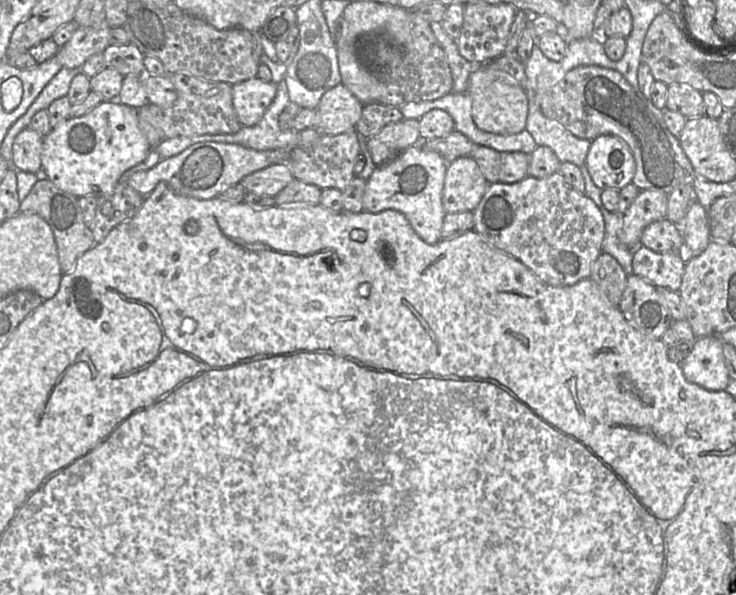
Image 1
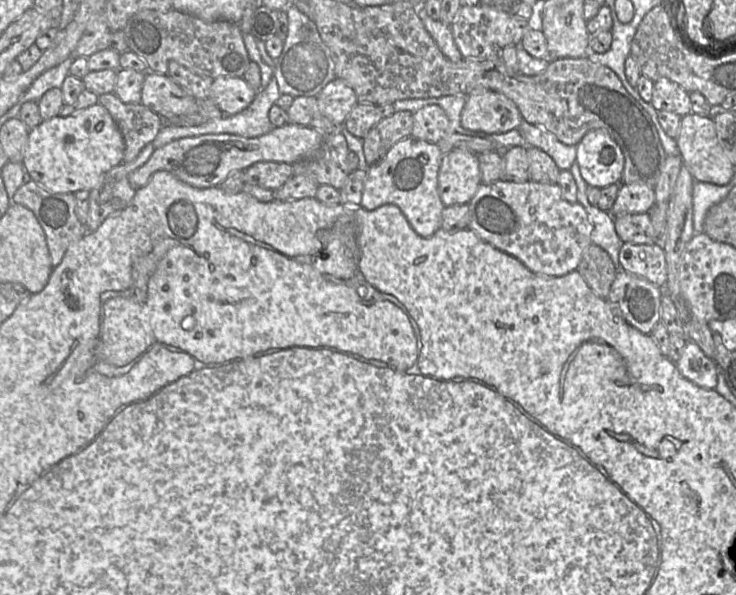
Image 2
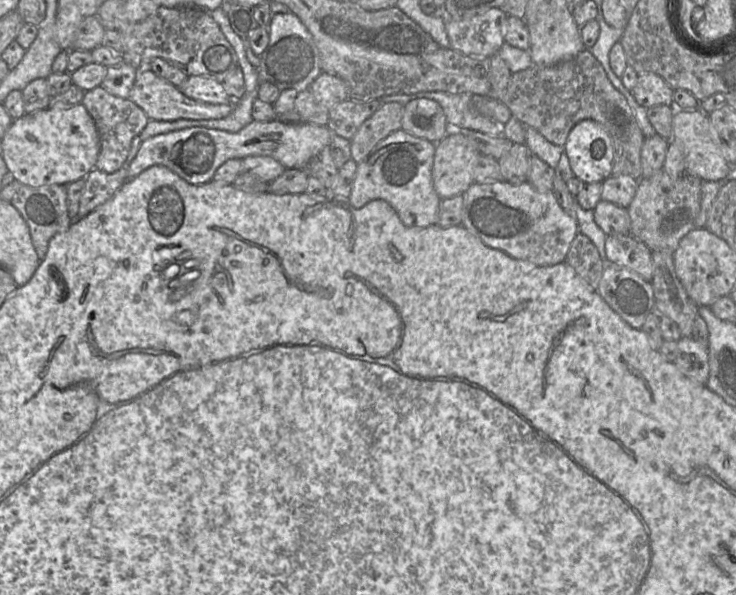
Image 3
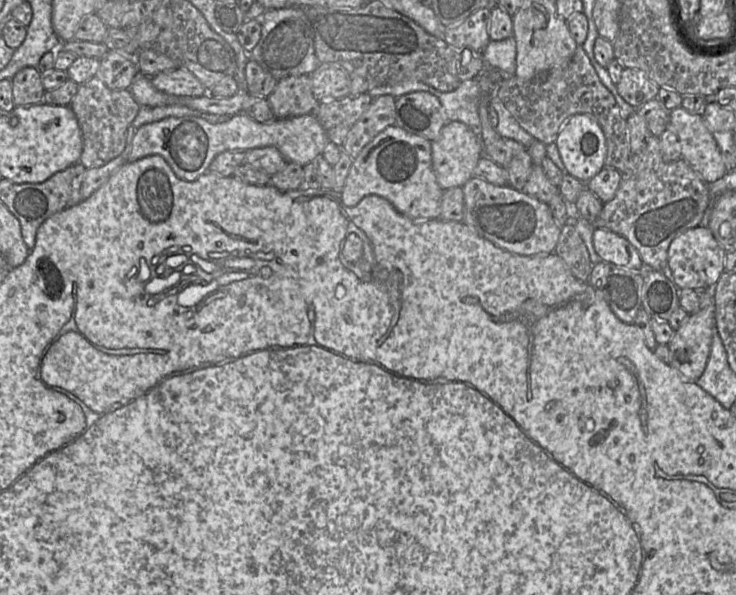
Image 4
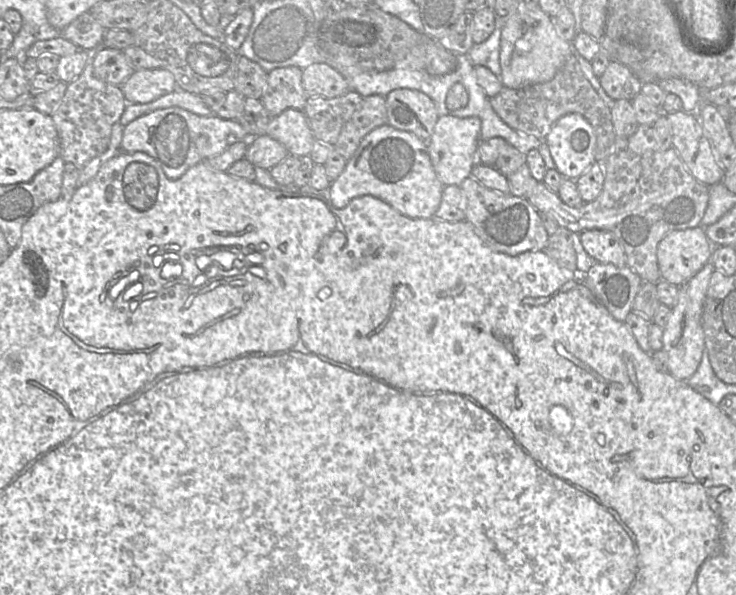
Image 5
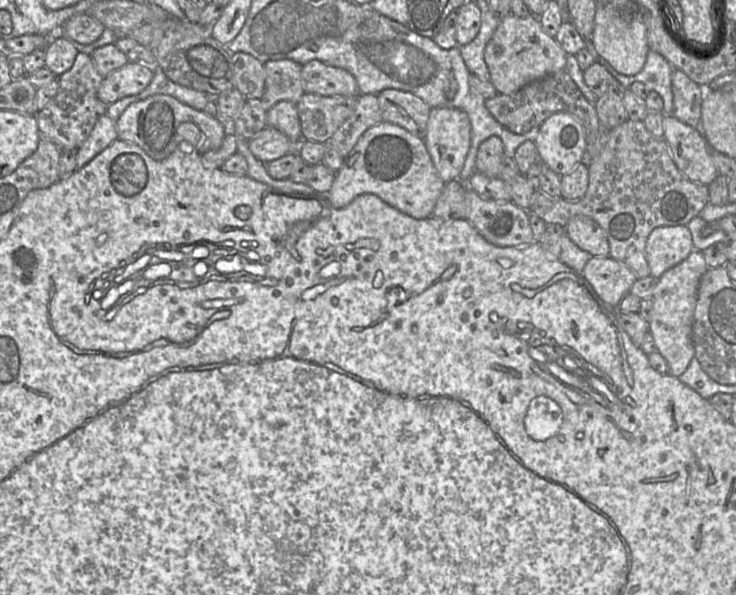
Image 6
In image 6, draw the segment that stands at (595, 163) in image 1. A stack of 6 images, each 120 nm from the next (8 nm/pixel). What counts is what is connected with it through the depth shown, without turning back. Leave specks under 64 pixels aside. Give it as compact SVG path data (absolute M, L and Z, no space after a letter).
M557 112L547 118L540 125L534 144L541 163L560 176L586 160L587 135L571 113Z

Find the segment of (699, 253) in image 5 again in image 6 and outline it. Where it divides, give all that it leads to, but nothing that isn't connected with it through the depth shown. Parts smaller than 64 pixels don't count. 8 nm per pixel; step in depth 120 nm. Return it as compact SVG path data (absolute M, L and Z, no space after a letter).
M686 225L653 229L645 246L650 276L660 278L667 270L685 260L693 250L692 235Z

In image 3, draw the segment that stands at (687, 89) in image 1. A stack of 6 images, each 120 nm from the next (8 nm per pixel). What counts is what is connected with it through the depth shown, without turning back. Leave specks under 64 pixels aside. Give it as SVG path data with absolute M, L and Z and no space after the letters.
M652 73L638 75L637 84L631 90L638 104L645 108L672 106L674 89L664 79Z

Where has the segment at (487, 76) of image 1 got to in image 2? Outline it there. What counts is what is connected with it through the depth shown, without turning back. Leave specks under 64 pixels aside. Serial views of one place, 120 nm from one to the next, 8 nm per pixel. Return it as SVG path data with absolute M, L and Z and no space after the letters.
M488 89L472 91L461 112L464 128L489 134L518 129L522 119L518 107L511 99Z

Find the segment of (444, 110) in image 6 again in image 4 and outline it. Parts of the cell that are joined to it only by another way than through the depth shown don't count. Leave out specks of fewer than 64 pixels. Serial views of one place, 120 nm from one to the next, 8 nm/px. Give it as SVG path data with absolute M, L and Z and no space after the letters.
M459 121L447 122L439 136L432 141L432 165L436 180L443 190L462 187L474 176L479 160L484 156L484 143L479 130Z

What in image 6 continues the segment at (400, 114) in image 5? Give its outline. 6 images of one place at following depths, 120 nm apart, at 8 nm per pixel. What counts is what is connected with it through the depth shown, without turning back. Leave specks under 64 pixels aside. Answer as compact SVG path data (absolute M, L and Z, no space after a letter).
M385 89L378 95L383 121L403 127L423 139L431 107L418 96L398 89Z

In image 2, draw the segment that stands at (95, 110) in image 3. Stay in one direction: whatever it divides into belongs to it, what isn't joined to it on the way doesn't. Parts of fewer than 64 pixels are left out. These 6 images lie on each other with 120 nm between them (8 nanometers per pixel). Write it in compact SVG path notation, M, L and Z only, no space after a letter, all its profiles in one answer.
M114 93L99 95L98 103L109 111L123 136L123 163L135 159L163 127L160 115L142 103L125 103Z

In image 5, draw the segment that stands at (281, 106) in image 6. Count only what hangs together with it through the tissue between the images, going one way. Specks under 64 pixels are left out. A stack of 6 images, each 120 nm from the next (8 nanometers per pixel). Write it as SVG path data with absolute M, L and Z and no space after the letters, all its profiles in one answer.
M286 109L272 117L263 134L278 140L297 157L309 156L316 141L304 112L298 109Z

